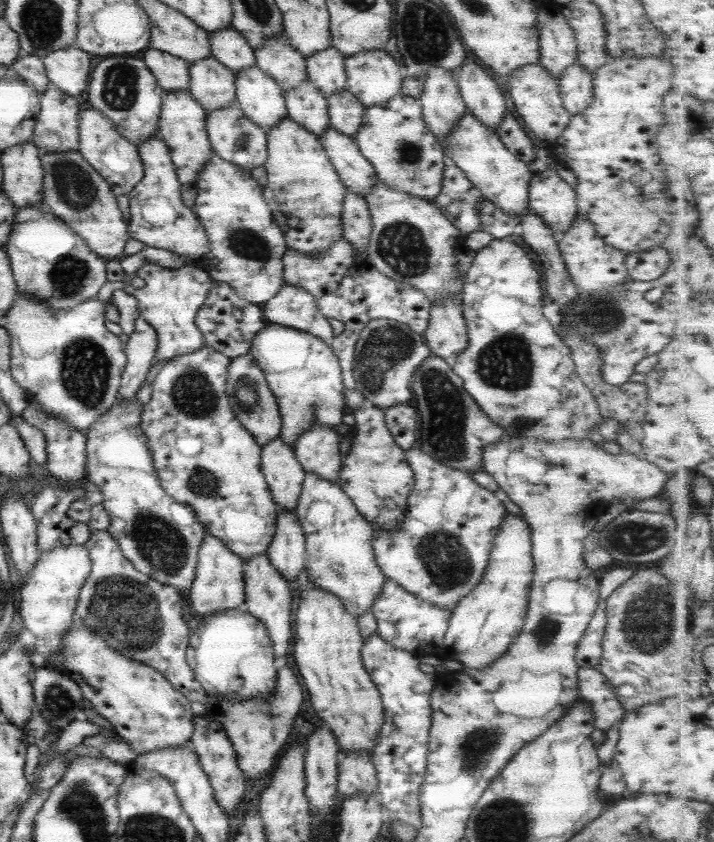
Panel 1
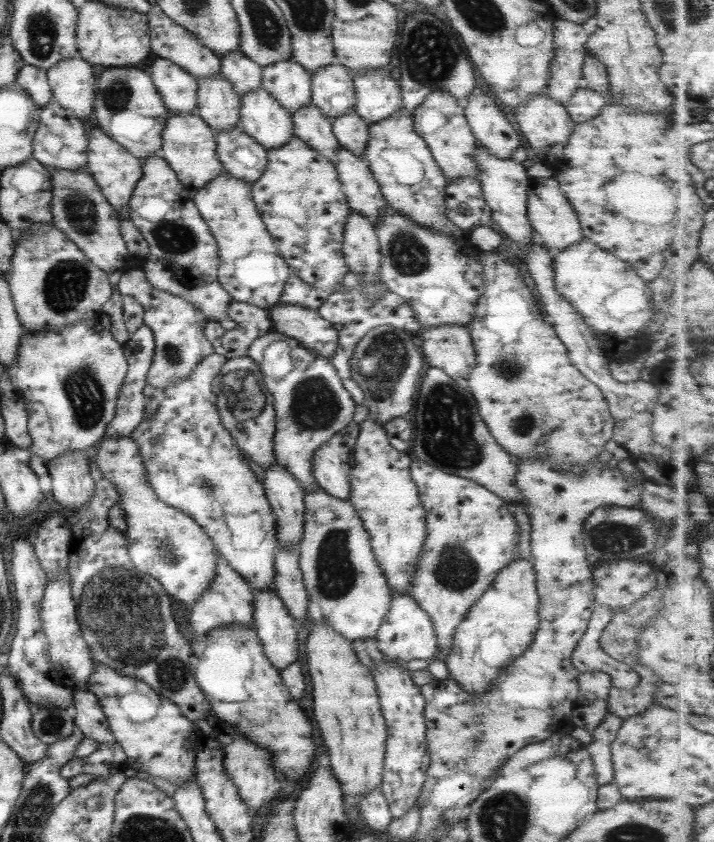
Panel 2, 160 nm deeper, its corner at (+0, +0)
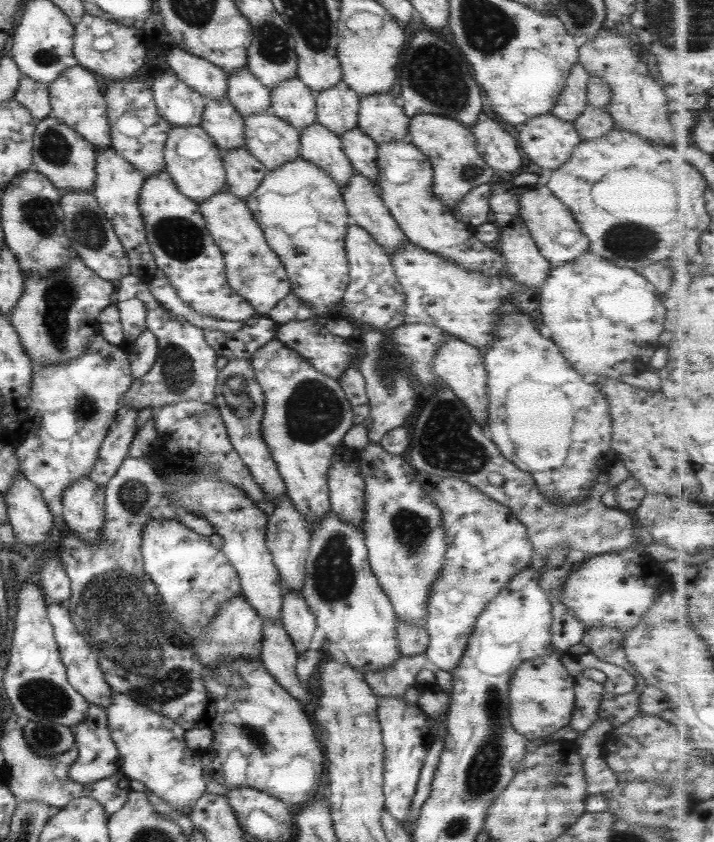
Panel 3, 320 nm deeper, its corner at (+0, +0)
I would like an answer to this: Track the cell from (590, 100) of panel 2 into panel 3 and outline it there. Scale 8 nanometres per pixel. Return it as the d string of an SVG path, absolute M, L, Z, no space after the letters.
M586 104L583 112L572 122L580 140L593 140L607 135L613 127L609 113L603 108Z

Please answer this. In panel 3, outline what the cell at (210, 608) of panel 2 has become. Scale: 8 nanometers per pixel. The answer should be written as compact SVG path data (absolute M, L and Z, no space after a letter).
M236 594L233 599L225 601L219 607L217 615L206 624L207 630L203 632L203 636L193 640L193 650L195 650L201 666L205 666L205 670L209 670L209 668L215 668L220 662L233 661L234 658L240 658L240 656L248 658L248 660L260 659L262 623L263 619L253 611L242 594Z

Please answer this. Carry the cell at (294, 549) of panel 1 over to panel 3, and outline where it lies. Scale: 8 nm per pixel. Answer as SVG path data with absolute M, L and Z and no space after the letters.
M283 589L279 615L283 630L291 639L295 652L298 655L305 652L311 644L316 624L300 591Z

